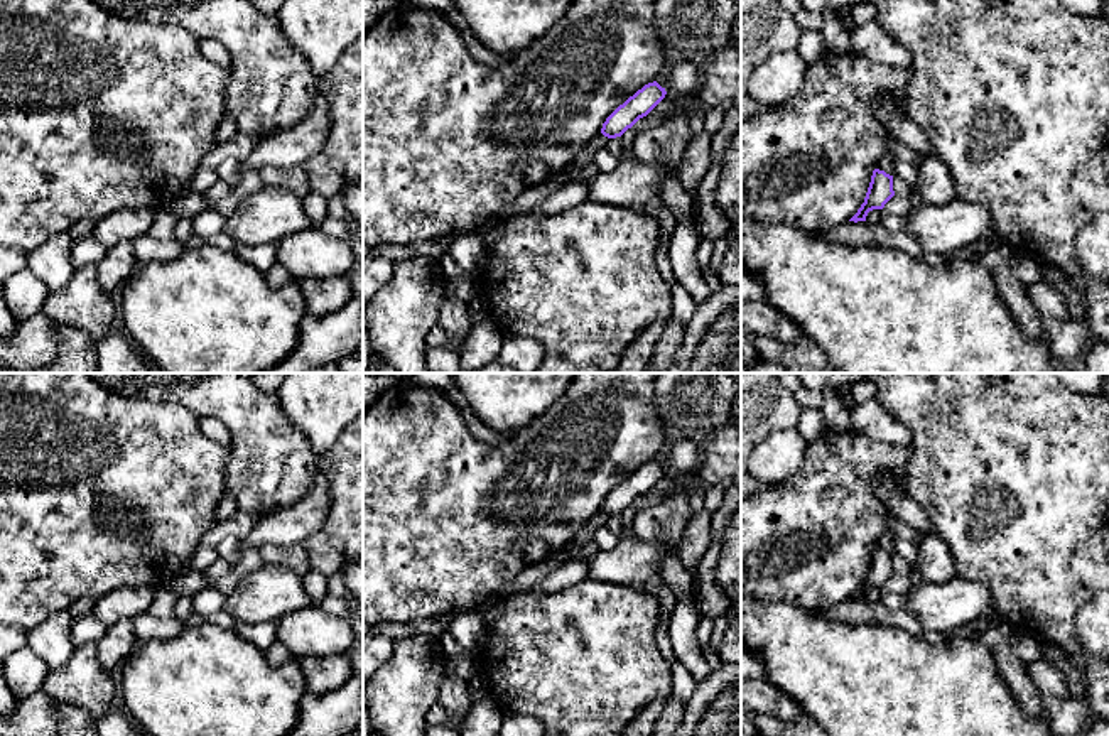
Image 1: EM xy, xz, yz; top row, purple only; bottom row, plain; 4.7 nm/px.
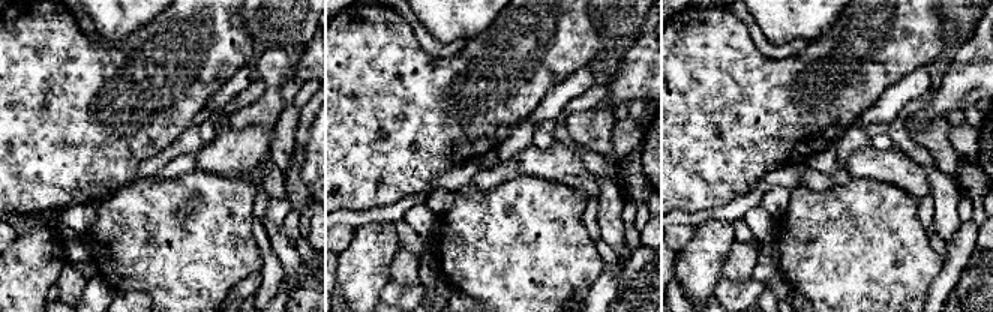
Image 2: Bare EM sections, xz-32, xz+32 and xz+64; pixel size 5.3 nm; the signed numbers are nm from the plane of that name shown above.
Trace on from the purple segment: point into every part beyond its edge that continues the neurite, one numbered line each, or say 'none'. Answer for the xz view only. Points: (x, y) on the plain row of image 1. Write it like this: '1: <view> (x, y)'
none

